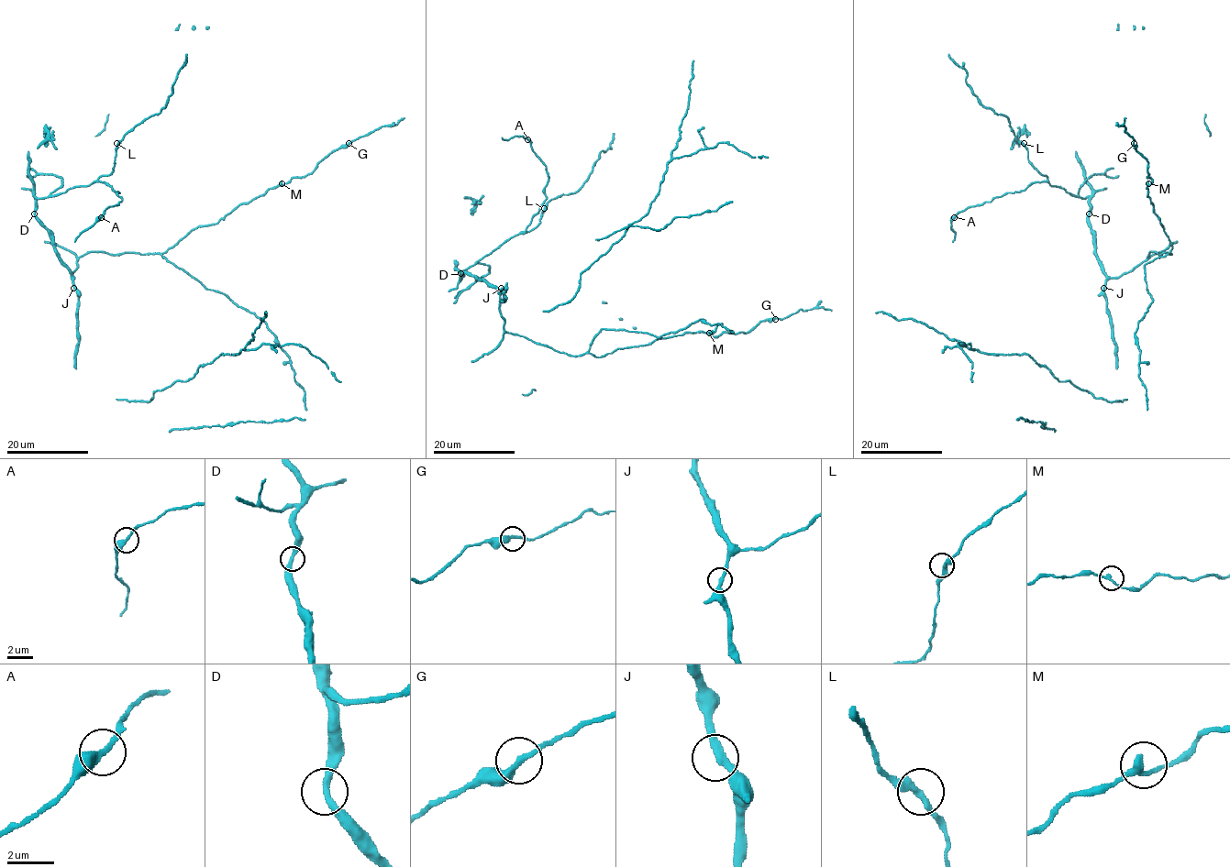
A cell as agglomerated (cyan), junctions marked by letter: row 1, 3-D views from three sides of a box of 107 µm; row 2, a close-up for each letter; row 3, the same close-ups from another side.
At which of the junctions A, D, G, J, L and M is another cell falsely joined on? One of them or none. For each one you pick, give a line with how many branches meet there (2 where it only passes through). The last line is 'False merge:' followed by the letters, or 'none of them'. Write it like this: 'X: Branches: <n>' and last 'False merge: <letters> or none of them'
False merge: none of them

